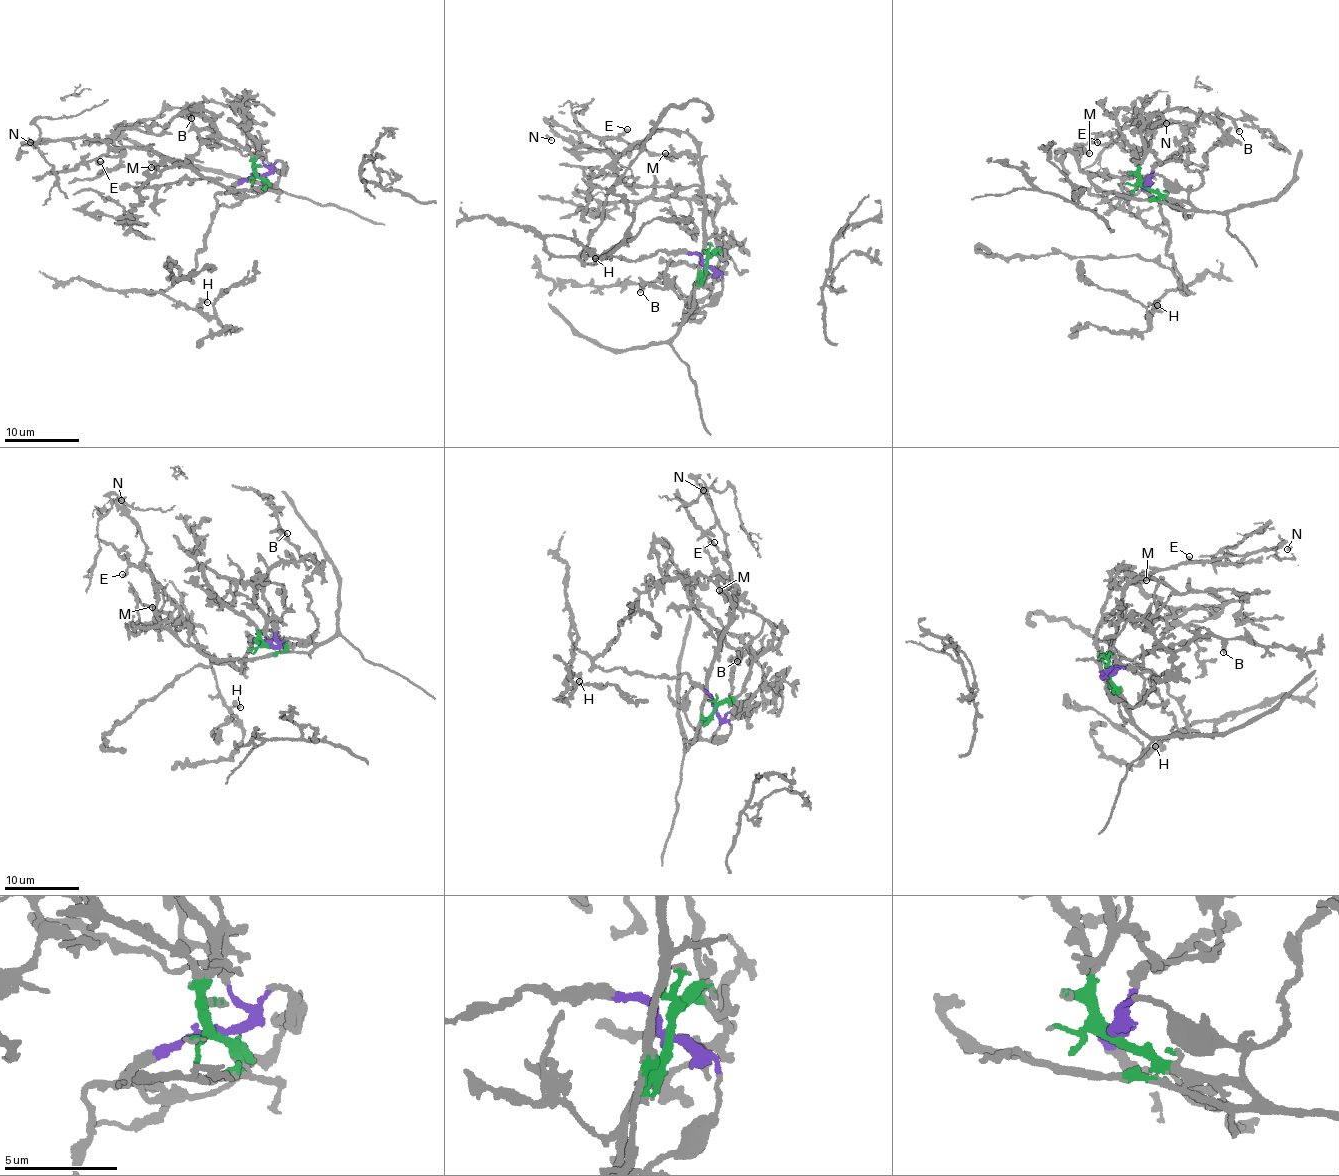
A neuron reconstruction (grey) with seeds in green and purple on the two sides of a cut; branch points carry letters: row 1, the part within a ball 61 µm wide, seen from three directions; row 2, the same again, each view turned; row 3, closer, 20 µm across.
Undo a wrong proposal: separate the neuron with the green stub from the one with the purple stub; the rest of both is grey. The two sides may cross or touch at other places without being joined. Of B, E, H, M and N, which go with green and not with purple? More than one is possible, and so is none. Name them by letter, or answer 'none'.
B, E, M, N

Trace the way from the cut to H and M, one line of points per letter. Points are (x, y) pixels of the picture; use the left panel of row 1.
H: (259, 176), (216, 195), (205, 246), (190, 274), (146, 293), (164, 293), (195, 309), (208, 301)
M: (259, 176), (265, 182), (263, 189), (229, 192), (180, 162), (159, 161), (151, 167)

